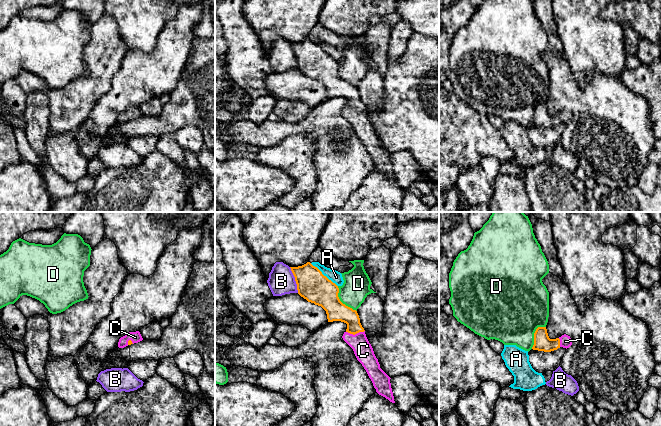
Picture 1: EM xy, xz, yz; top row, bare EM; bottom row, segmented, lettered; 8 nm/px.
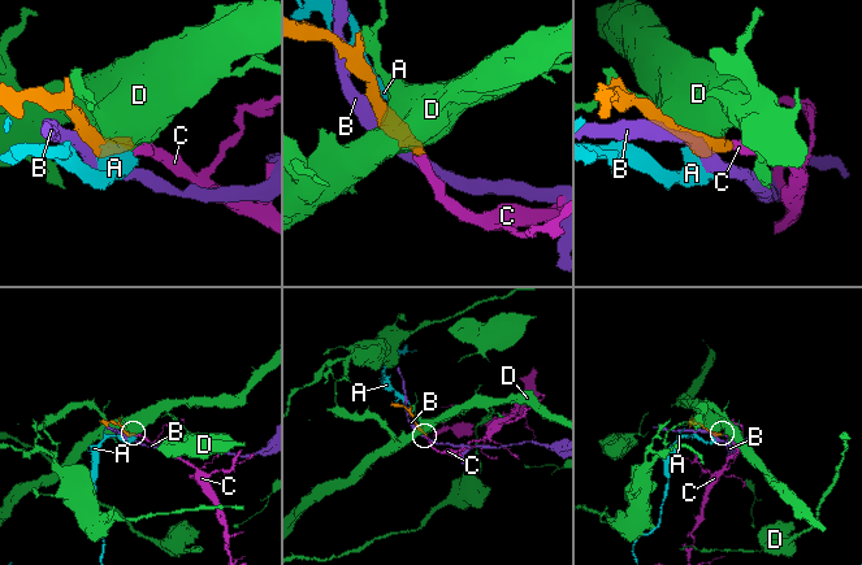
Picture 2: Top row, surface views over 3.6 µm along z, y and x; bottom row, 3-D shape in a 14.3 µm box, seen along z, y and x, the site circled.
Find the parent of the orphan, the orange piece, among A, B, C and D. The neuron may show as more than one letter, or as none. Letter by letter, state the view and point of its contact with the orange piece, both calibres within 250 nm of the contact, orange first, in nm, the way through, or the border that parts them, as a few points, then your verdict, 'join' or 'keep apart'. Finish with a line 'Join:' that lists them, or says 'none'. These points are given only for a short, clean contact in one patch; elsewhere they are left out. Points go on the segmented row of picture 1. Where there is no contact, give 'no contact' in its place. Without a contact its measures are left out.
A: meets orange in xz at (323, 275); 240 nm thick on the orange side, 100 nm on the other; border along xz (310, 263), (337, 286); keep apart
B: meets orange in xz at (295, 280); 240 nm thick on the orange side, 220 nm on the other; keep apart
C: meets orange in xz at (355, 333); 160 nm thick on the orange side, 150 nm on the other; runs through xz (336, 311), (354, 326), (355, 333), (363, 350); join
D: meets orange in xz at (340, 301); 240 nm thick on the orange side, 220 nm on the other; keep apart
Join: C

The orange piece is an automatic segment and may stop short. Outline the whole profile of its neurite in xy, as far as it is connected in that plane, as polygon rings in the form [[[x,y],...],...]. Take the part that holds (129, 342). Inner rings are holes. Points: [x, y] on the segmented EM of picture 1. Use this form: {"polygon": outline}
{"polygon": [[[139,331],[129,332],[125,336],[123,336],[123,337],[121,337],[119,339],[118,347],[119,348],[124,348],[124,347],[126,347],[128,345],[138,343],[138,342],[140,342],[142,340],[143,340],[143,338],[142,338]]]}

